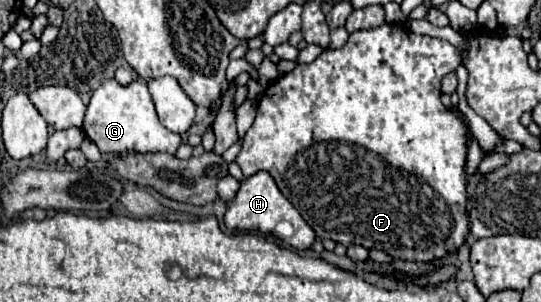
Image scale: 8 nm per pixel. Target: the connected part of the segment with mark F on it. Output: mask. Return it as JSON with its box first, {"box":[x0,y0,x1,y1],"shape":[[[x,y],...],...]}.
{"box":[236,23,470,261],"shape":[[[382,23],[372,29],[354,31],[348,43],[342,49],[324,49],[314,63],[296,65],[294,71],[282,75],[276,83],[272,83],[264,97],[258,103],[258,113],[254,125],[246,131],[242,151],[236,157],[244,177],[250,177],[258,171],[268,171],[282,195],[298,209],[302,219],[314,229],[316,237],[332,239],[342,245],[358,245],[366,249],[382,249],[390,257],[400,257],[408,261],[436,261],[444,255],[456,251],[466,235],[468,235],[468,213],[466,213],[466,143],[470,137],[466,119],[456,109],[446,109],[440,101],[440,81],[444,75],[456,71],[460,65],[460,55],[454,45],[444,39],[434,39],[426,35],[414,35],[410,29],[402,25]]]}

